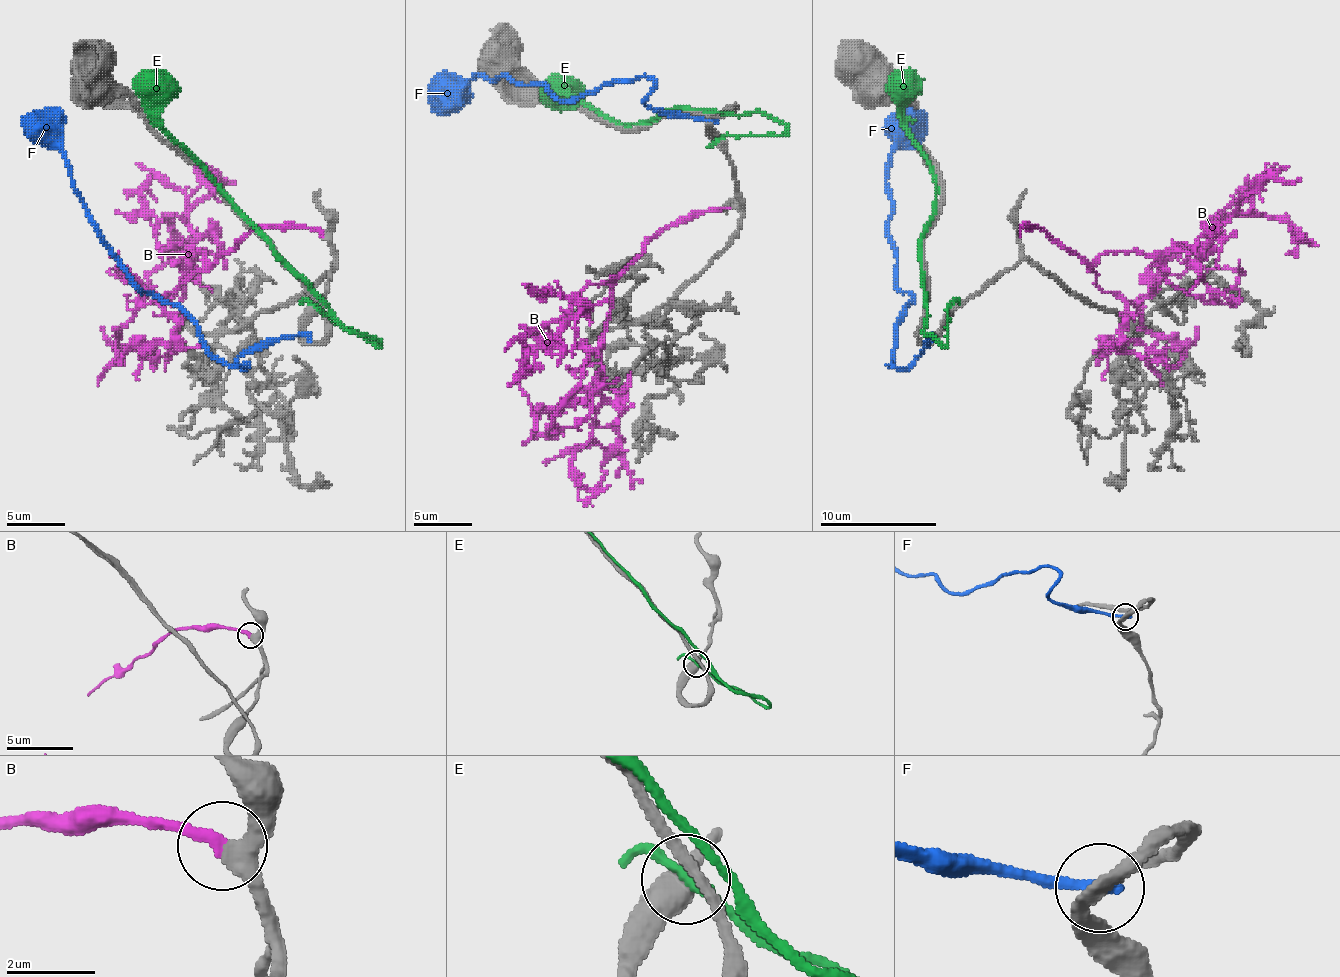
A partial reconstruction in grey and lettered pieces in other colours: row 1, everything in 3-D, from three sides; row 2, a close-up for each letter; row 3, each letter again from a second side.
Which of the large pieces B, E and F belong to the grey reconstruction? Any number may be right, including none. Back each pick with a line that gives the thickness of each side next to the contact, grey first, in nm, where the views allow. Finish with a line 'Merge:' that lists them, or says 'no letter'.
B: 320 nm thick on the grey side, 260 nm on the other
Merge: B

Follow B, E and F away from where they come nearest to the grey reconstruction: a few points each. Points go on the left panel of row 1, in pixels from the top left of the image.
B: (322, 233), (258, 228), (211, 263), (191, 251), (185, 213), (165, 219), (185, 239), (203, 239)
E: (317, 306), (378, 344), (375, 338), (349, 330), (264, 233), (159, 122), (159, 99), (144, 82), (144, 70)
F: (305, 336), (267, 338), (238, 362), (247, 368), (220, 362), (176, 306), (138, 286), (28, 114)

